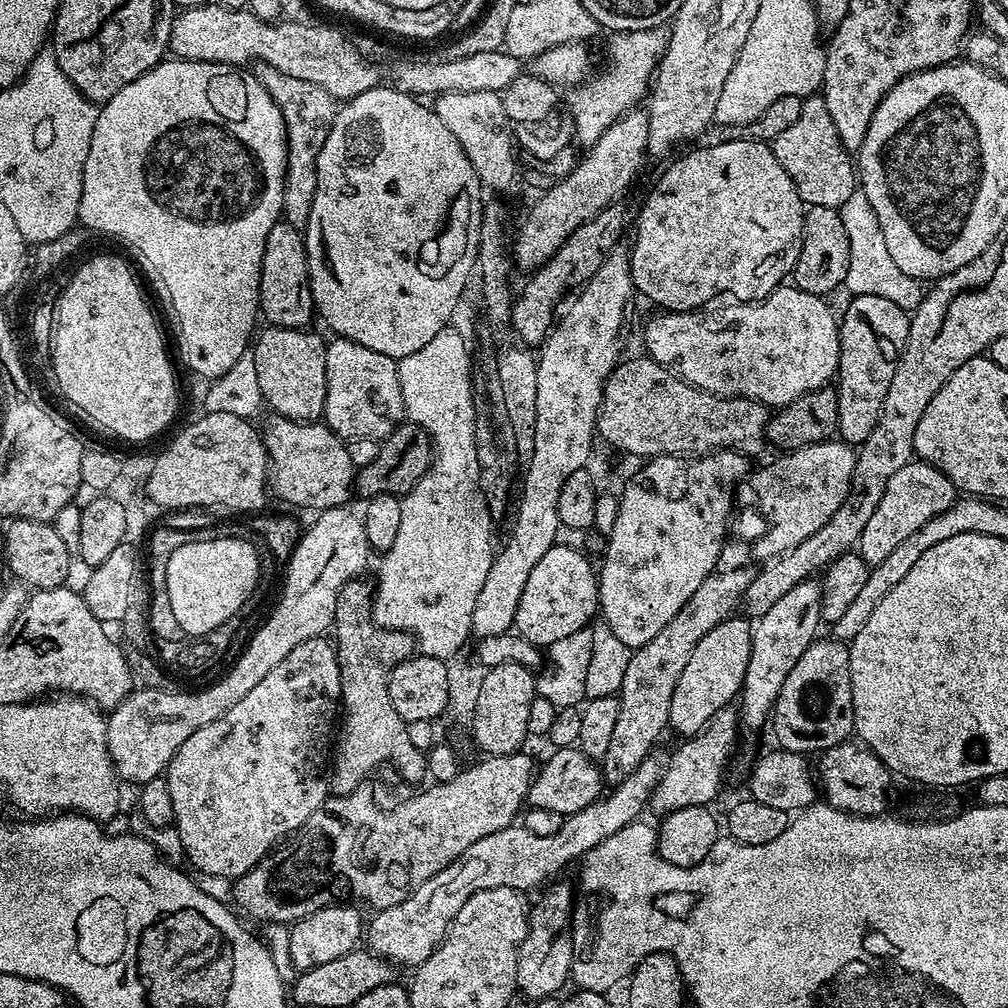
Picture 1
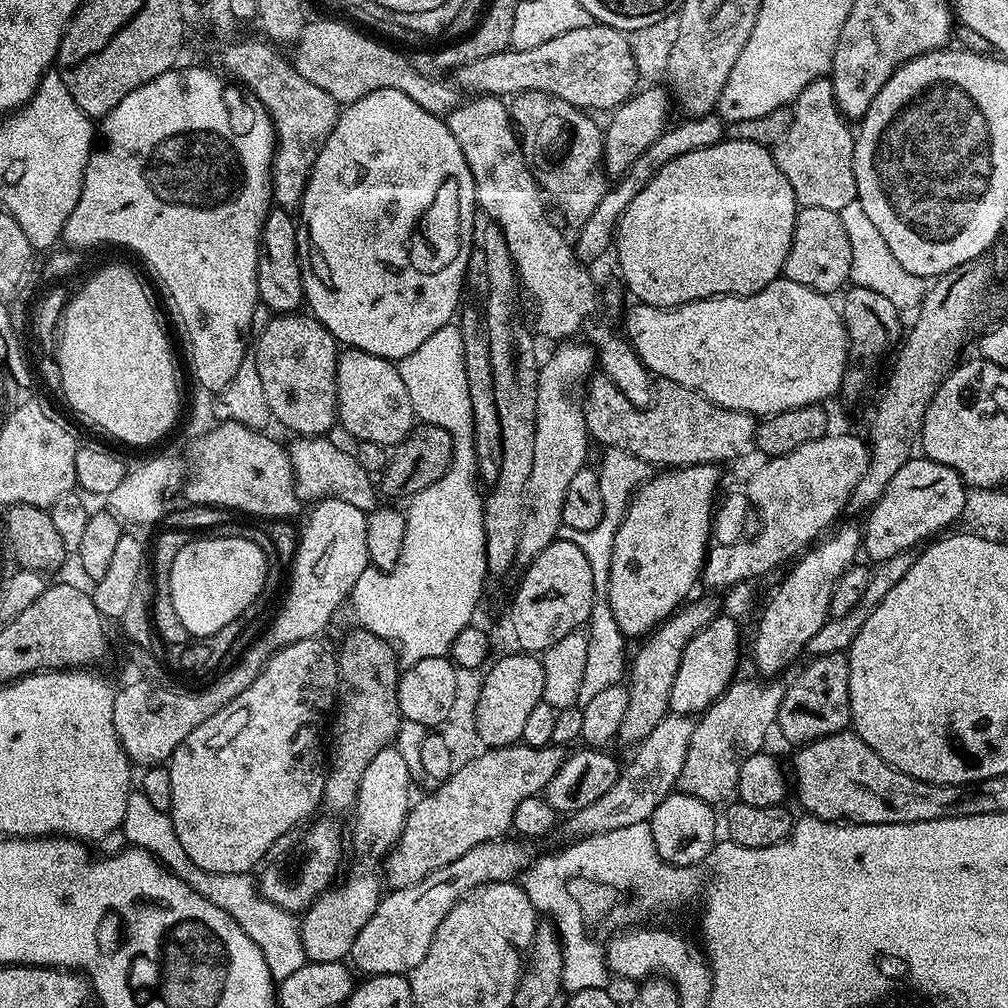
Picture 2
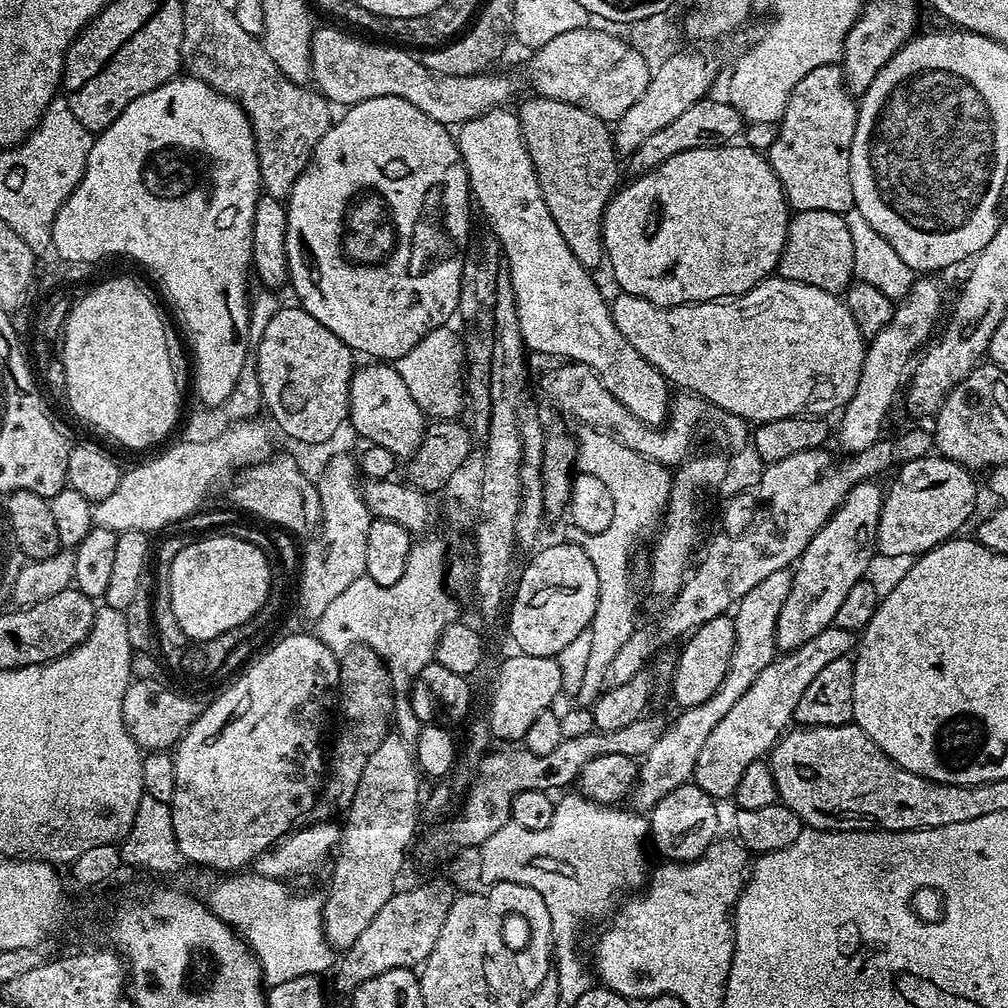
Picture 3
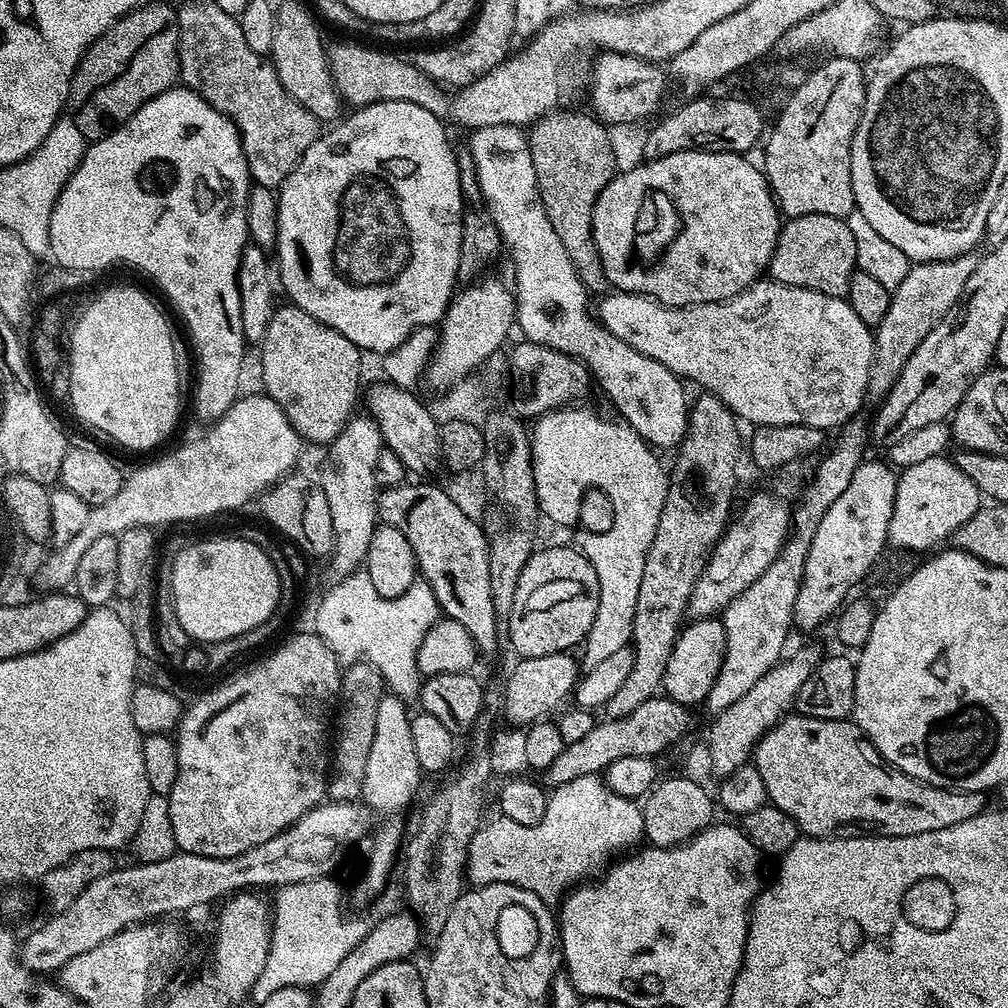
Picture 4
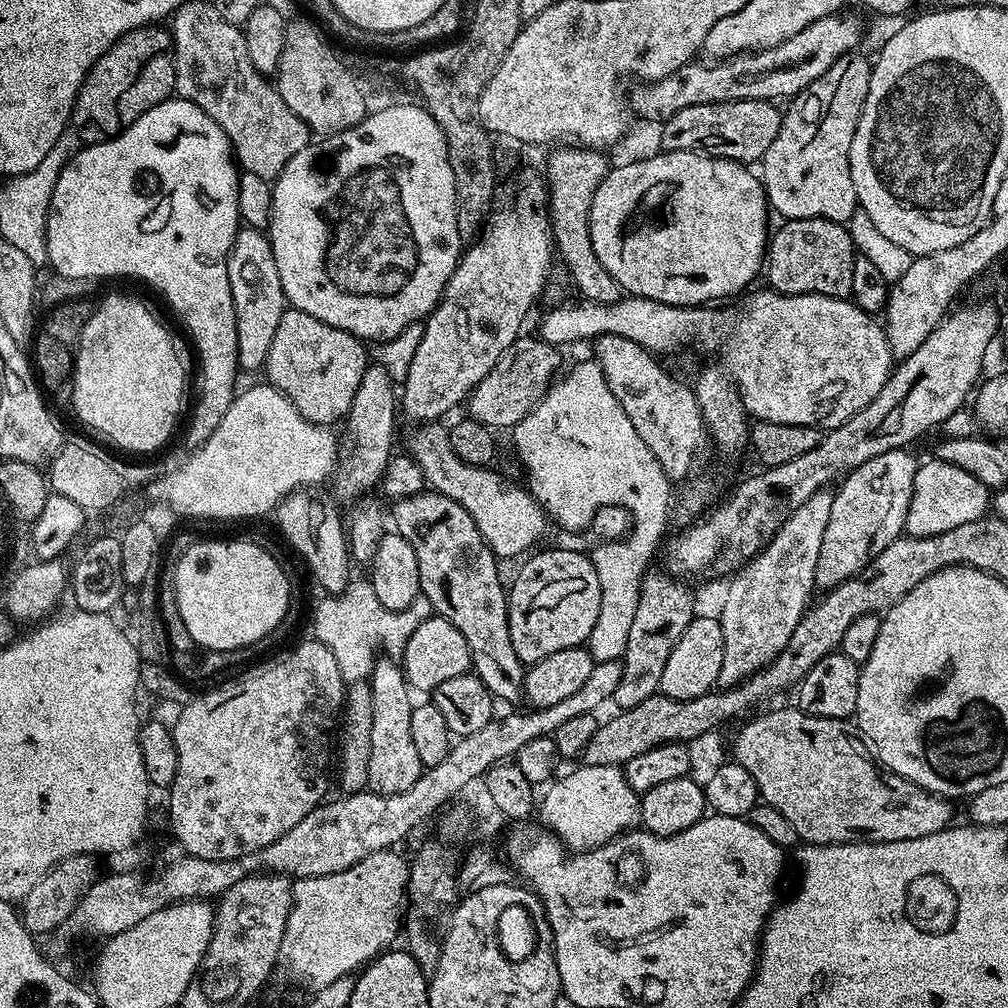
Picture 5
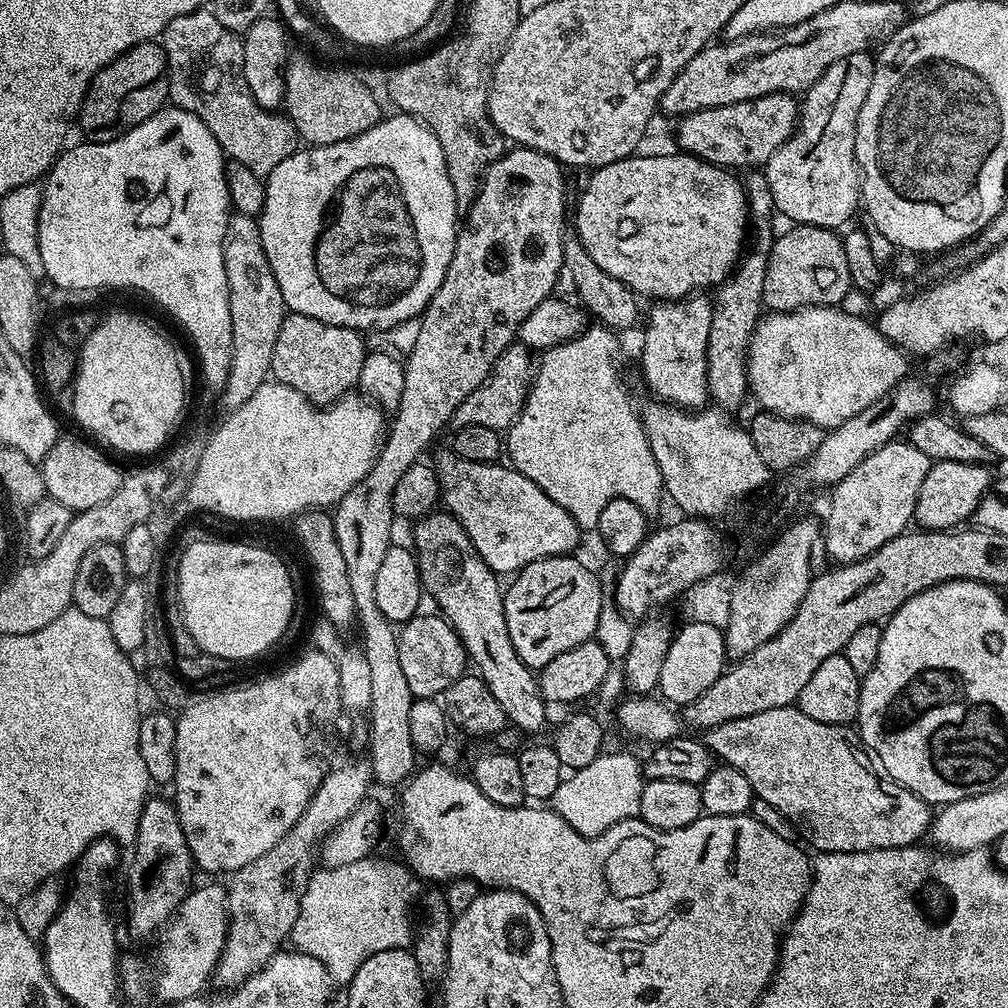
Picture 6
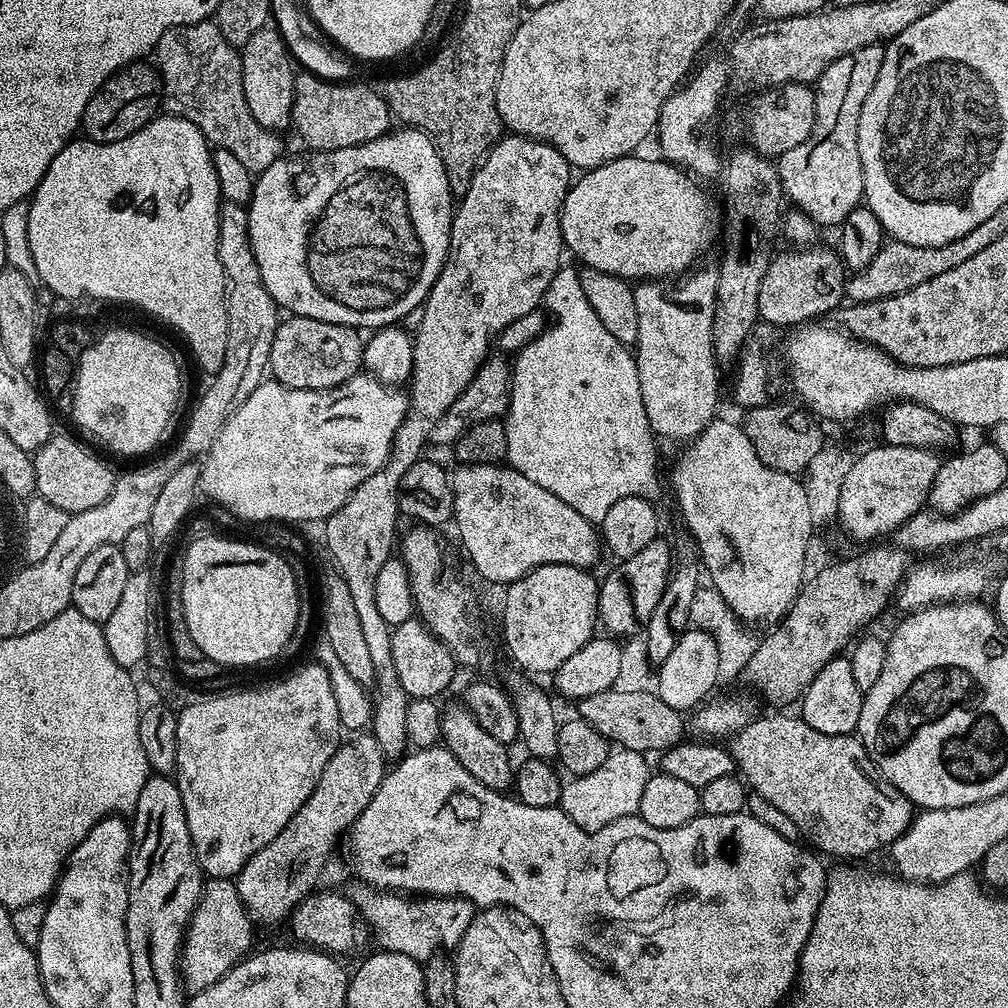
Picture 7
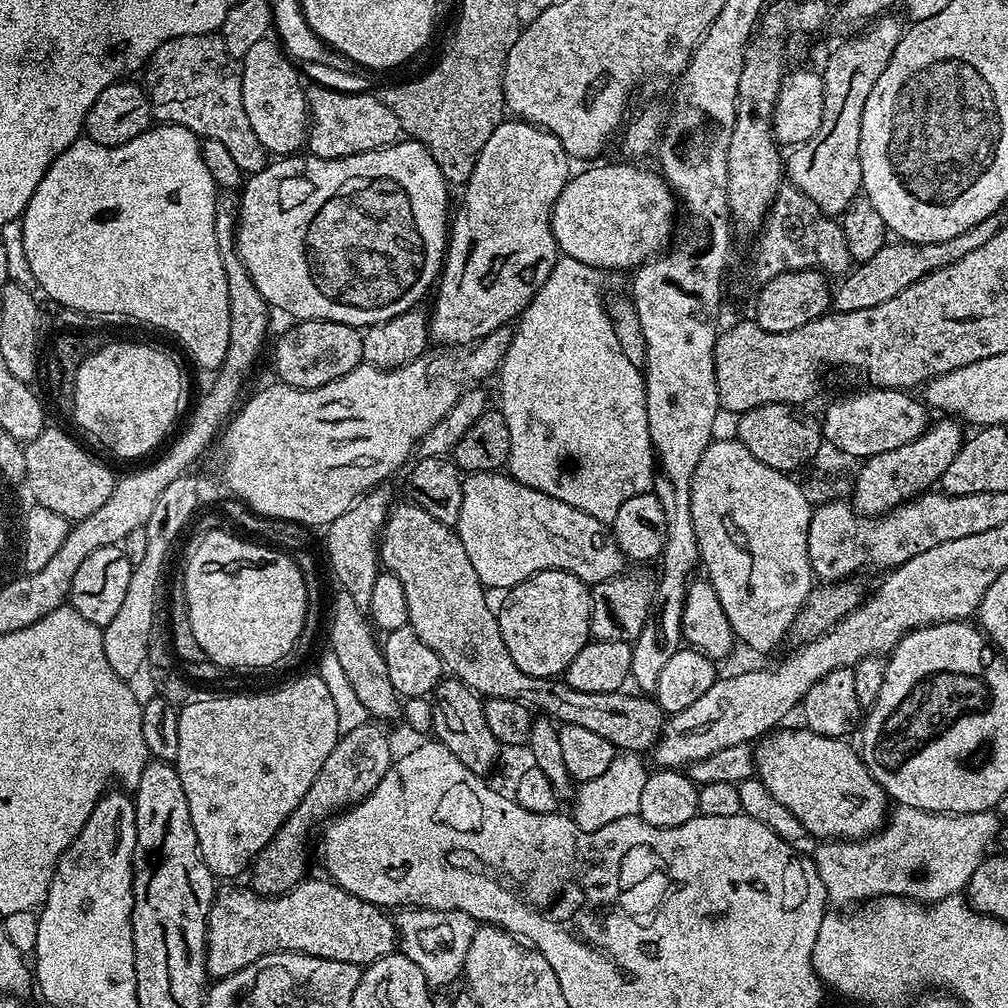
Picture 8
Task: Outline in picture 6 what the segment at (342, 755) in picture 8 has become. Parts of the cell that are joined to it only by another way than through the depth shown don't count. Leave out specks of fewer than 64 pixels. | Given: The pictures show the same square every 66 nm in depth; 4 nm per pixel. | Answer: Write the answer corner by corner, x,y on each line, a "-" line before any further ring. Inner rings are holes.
367,759
348,760
345,764
337,763
322,782
322,786
318,786
318,790
310,798
302,818
298,818
298,822
294,822
294,826
286,834
286,838
282,838
282,842
278,842
278,846
266,850
266,854
262,854
262,858
254,858
254,862
231,873
229,880
232,881
227,881
226,884
228,890
228,937
226,946
216,963
214,973
214,984
220,987
217,989
236,988
246,977
257,972
258,969
264,968
270,957
281,951
283,944
280,943
283,940
285,943
292,935
292,927
298,918
298,910
302,906
302,894
306,894
306,886
317,867
318,849
323,843
323,839
365,800
369,795
368,787
373,787
373,784
372,765

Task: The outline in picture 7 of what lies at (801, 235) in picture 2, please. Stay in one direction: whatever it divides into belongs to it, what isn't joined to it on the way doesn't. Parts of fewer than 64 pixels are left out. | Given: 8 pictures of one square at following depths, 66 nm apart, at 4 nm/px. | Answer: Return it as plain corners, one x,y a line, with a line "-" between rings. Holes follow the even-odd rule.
820,248
817,252
812,250
788,250
773,255
766,270
766,278
762,278
762,286
758,286
758,310
759,319
776,328
788,328
793,326
804,326
809,322
816,322
819,316
835,313
841,307
845,299
846,269
844,261
840,259
835,251
828,248

